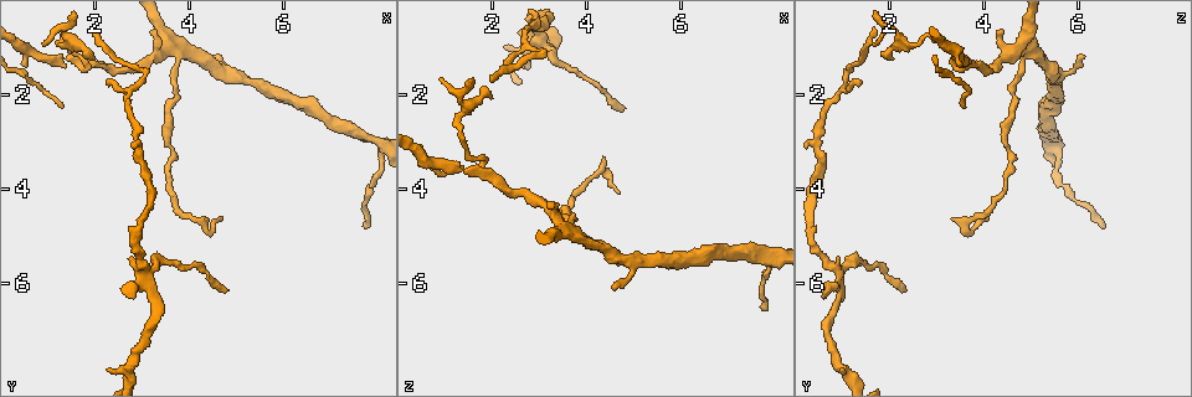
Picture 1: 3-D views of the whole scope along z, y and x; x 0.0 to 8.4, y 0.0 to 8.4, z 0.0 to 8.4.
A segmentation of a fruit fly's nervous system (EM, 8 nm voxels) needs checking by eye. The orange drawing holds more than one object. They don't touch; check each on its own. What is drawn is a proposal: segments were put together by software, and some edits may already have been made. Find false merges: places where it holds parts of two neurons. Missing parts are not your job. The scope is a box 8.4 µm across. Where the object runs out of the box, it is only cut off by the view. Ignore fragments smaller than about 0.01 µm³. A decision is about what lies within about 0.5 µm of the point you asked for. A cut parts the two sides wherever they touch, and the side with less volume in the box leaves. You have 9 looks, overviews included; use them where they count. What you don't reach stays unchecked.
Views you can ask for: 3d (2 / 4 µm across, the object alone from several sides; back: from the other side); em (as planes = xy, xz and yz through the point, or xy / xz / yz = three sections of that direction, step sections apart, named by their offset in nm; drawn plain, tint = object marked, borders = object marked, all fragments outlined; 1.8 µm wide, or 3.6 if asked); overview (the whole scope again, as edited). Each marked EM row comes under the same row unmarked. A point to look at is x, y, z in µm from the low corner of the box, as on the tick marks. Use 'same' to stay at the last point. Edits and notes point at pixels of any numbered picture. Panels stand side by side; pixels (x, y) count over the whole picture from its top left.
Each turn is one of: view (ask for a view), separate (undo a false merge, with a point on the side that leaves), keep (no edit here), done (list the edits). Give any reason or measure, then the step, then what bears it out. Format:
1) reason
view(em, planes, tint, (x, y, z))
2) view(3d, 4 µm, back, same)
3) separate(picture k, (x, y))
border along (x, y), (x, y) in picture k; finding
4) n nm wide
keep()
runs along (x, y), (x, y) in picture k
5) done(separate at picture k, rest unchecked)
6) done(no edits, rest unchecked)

abrupt turn
view(em, planes, tint, (2.90, 1.50, 1.20))

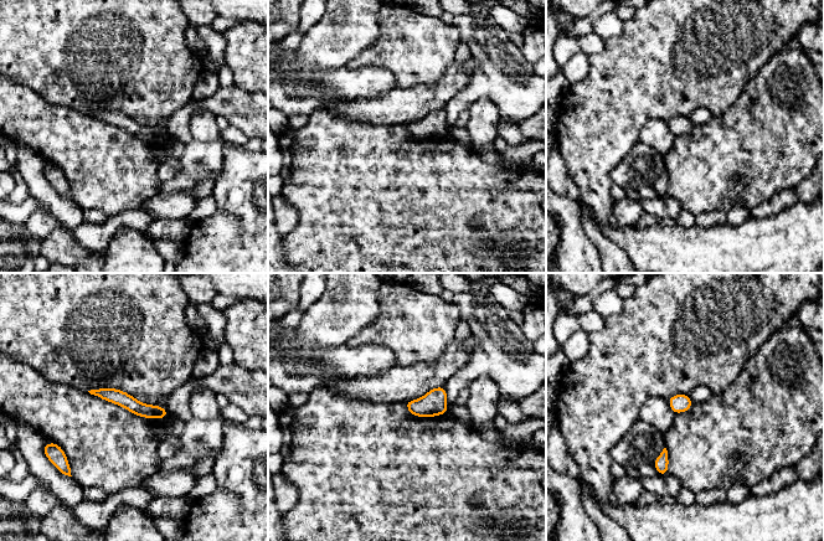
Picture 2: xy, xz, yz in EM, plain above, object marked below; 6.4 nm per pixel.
keep()
runs along (97, 392), (164, 413) in picture 2; all the same neuron

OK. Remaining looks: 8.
abrupt turn
view(3d, 4 µm, (4.20, 4.75, 3.65))

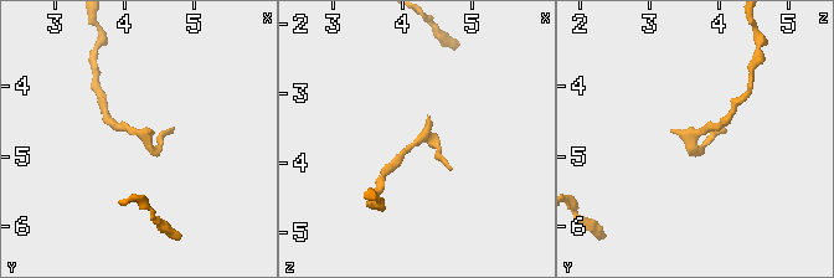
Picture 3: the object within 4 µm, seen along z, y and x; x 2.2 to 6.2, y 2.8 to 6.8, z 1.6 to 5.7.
view(em, 3.6 µm, yz, step 8, borders, (4.30, 4.70, 3.70))

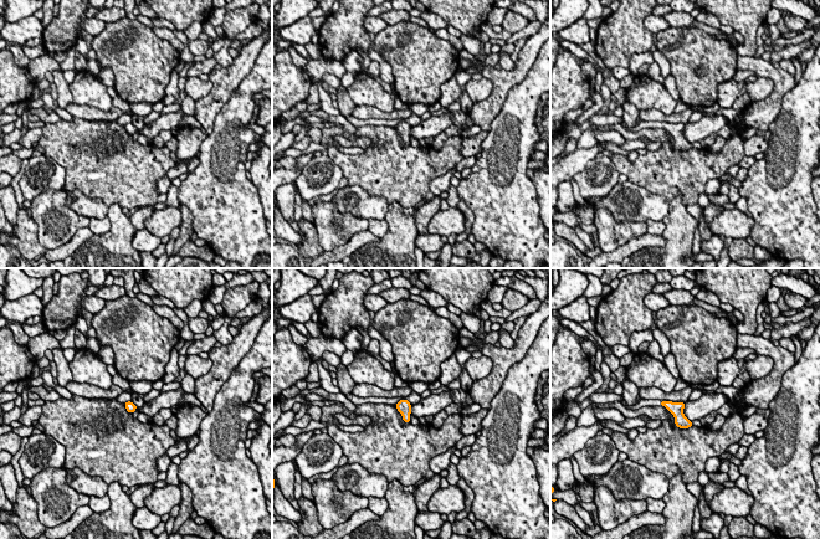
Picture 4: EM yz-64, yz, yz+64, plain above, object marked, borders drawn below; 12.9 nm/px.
keep()
continuous, no second neuron

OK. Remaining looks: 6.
three-way junction
view(em, planes, tint, (1.85, 1.35, 3.70))

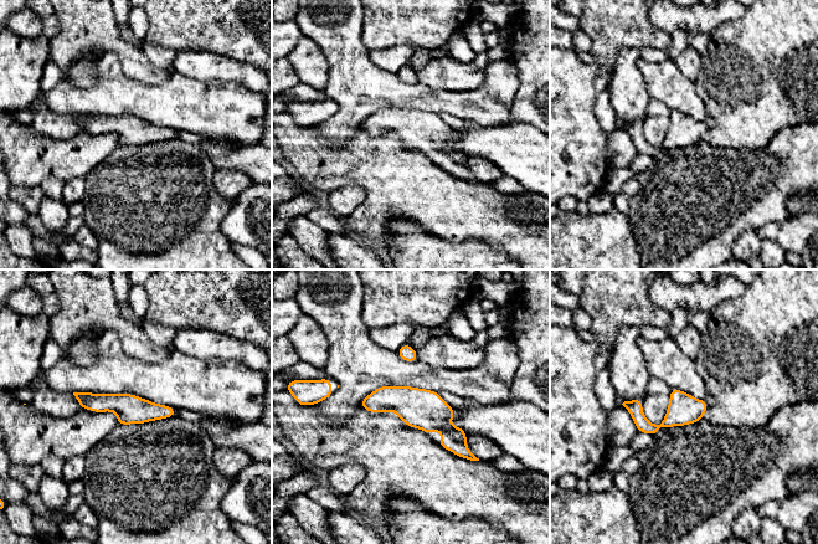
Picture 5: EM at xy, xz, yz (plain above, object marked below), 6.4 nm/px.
keep()
one neuron here

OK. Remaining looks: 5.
four or more arms meet
view(em, planes, tint, (3.95, 1.05, 5.05))

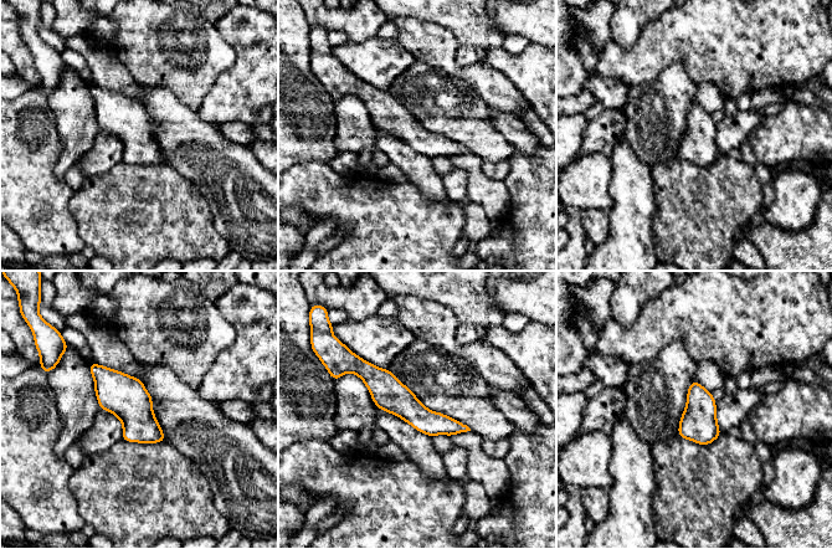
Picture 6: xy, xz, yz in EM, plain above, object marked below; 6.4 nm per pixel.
keep()
runs along (360, 363), (421, 419), (463, 429) in picture 6; all the same neuron

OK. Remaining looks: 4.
done(no edits, rest unchecked)

